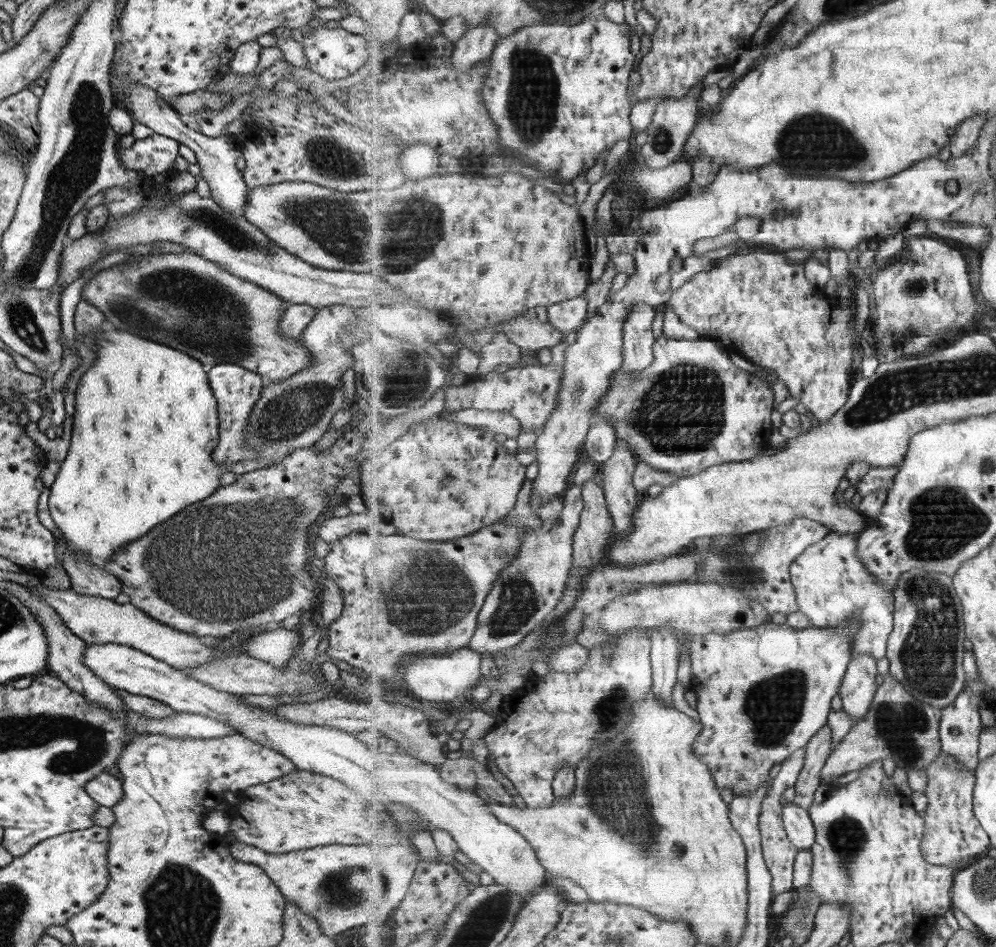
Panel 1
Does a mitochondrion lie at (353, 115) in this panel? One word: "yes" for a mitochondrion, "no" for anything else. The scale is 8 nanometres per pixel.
no

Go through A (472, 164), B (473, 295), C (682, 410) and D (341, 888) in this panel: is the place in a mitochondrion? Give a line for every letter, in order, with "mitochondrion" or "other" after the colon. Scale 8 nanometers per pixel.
A: other
B: other
C: mitochondrion
D: mitochondrion

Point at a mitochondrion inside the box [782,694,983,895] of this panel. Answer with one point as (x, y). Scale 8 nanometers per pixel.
(847, 838)

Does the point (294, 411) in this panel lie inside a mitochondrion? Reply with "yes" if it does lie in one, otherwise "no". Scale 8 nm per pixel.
yes

